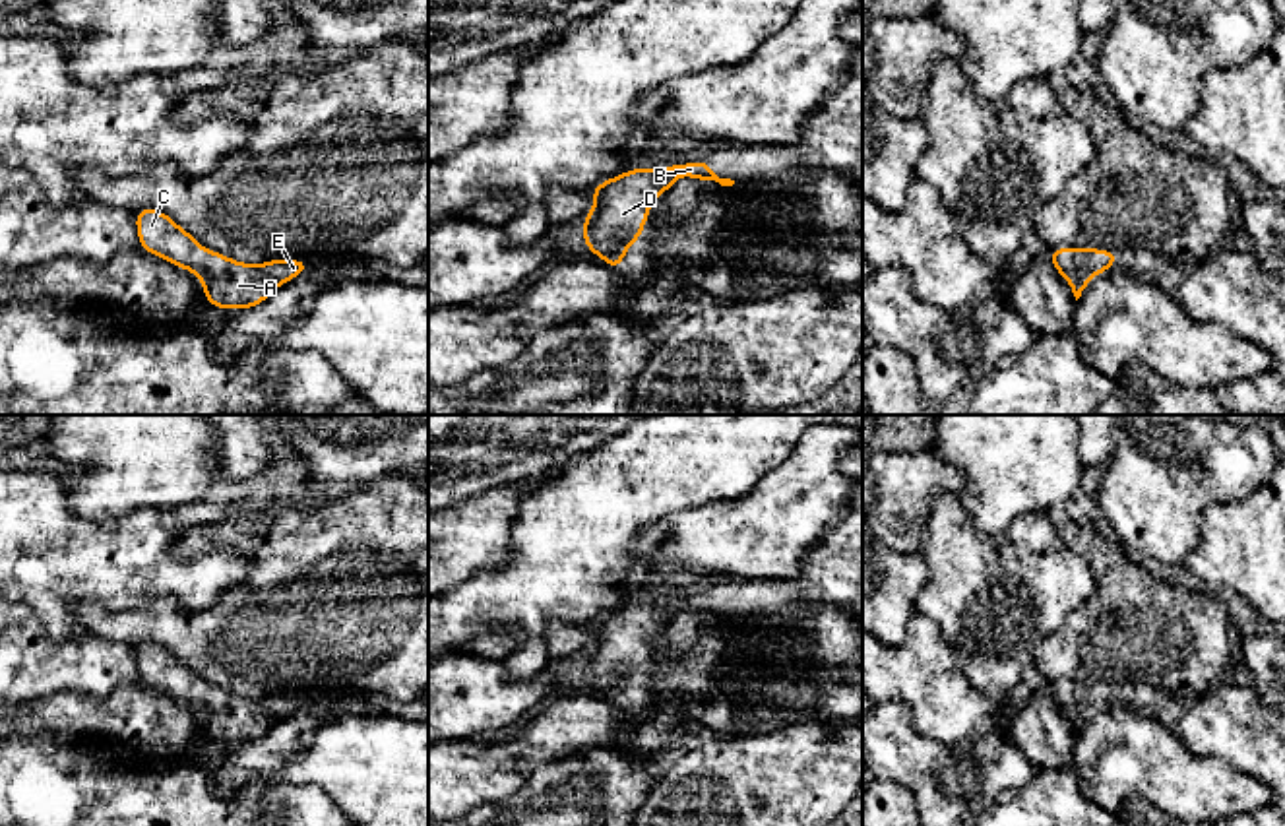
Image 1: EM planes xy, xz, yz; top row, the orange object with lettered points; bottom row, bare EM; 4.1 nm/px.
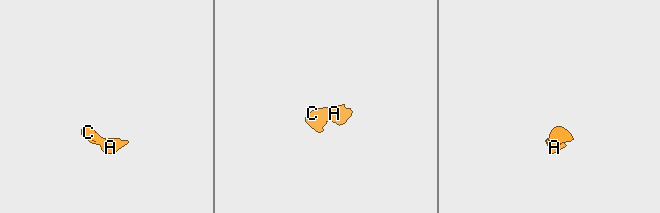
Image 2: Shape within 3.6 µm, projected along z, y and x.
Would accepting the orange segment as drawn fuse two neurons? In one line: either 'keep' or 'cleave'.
keep

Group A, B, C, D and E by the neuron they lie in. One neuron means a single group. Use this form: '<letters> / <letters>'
A B C D E

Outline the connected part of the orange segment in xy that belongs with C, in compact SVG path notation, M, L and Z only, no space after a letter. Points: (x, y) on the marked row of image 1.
M153 207L136 213L136 227L145 252L196 273L205 301L225 310L258 306L279 285L310 268L302 260L267 260L260 266L231 260L204 248L167 213Z

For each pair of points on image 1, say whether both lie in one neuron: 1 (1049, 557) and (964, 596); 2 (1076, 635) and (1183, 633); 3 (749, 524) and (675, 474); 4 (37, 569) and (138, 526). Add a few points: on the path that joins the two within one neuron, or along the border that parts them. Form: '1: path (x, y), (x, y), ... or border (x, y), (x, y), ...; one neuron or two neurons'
1: path (1028, 576), (999, 576), (985, 584); one neuron
2: path (1103, 635), (1156, 633); one neuron
3: border (756, 481), (741, 495), (706, 501), (671, 514); two neurons
4: path (62, 561), (97, 561), (113, 549); one neuron

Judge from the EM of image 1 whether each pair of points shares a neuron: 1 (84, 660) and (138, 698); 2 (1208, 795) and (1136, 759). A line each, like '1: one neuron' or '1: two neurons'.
1: two neurons
2: one neuron

